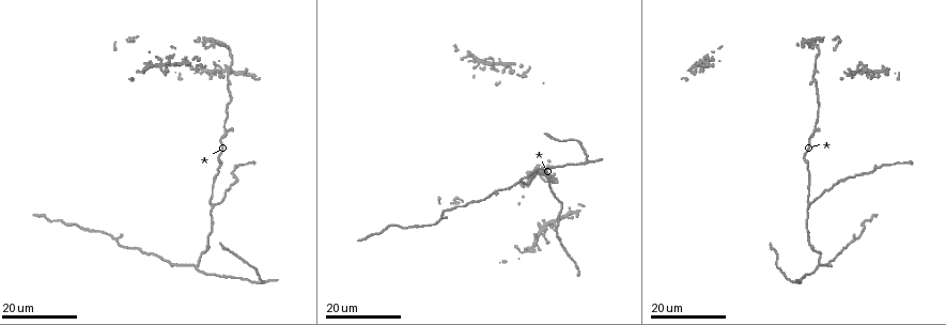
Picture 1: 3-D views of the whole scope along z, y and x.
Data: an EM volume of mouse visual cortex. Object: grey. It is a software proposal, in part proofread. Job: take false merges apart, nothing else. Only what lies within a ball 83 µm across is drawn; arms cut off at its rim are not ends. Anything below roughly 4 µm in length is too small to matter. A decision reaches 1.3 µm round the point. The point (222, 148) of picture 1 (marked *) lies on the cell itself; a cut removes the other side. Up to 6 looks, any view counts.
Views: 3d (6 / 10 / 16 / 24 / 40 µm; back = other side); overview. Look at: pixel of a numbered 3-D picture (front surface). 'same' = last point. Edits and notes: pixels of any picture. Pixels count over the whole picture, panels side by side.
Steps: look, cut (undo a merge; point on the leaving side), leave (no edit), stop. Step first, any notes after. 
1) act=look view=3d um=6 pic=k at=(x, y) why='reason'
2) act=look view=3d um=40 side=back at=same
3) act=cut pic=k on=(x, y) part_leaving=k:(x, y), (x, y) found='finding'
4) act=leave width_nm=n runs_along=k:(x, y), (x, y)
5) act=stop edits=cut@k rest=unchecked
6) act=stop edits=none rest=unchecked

act=look view=3d um=24 pic=1 at=(229, 78) why='narrows sharply'

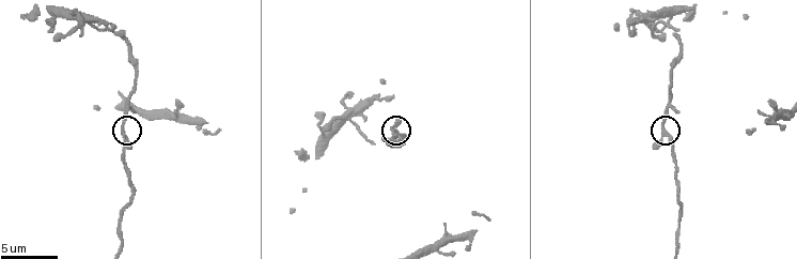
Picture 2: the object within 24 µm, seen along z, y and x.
act=look view=3d um=6 pic=2 at=(122, 127)

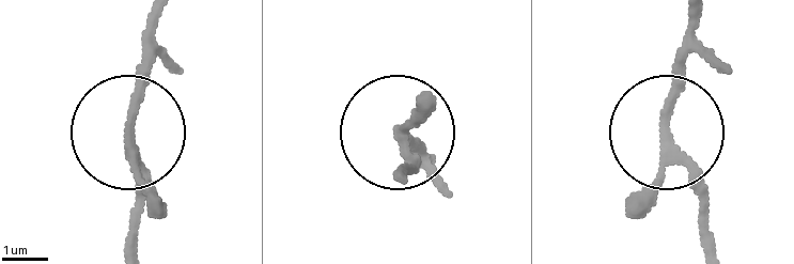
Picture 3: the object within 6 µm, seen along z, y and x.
act=leave arms=3 runs_along=3:(710, 242), (702, 172), (664, 114), (686, 15) found='continuous, no second cell'

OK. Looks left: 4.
act=look view=3d um=16 pic=1 at=(813, 128) why='sudden change in width'

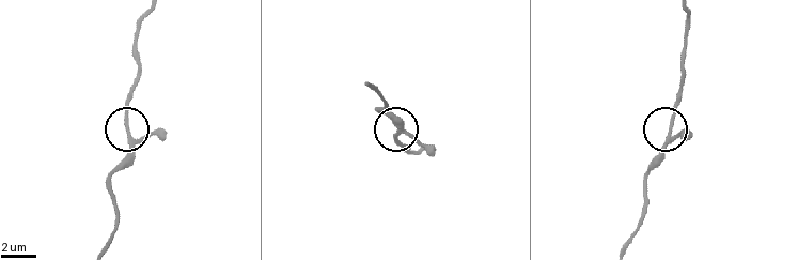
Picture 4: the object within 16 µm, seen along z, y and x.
act=look view=3d um=6 pic=4 at=(665, 140) why='closer look'

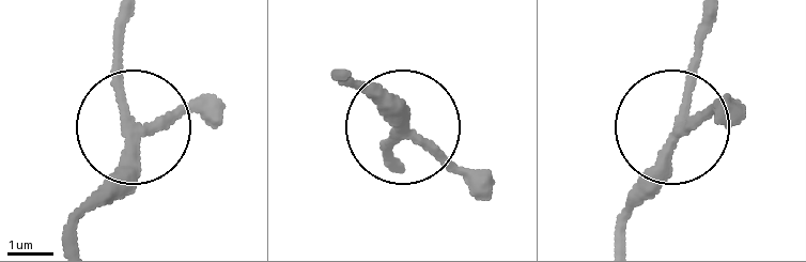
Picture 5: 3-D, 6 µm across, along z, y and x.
act=leave arms=3 found='continuous, no second cell'

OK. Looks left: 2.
act=look view=3d um=16 pic=1 at=(214, 207) why='three-way junction'

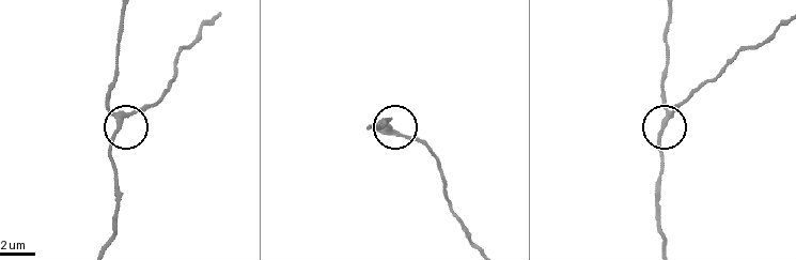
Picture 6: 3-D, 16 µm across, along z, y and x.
act=look view=3d um=6 pic=6 at=(664, 122)

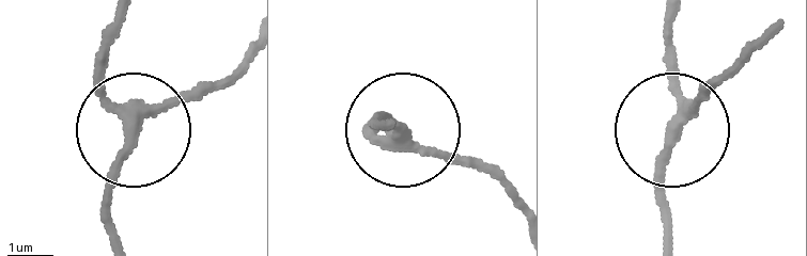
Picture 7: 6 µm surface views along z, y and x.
act=leave width_nm=250 runs_along=7:(120, 16), (105, 85), (127, 124), (207, 93), (238, 66) found='one cell here'

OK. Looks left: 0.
act=stop edits=none rest=unchecked

